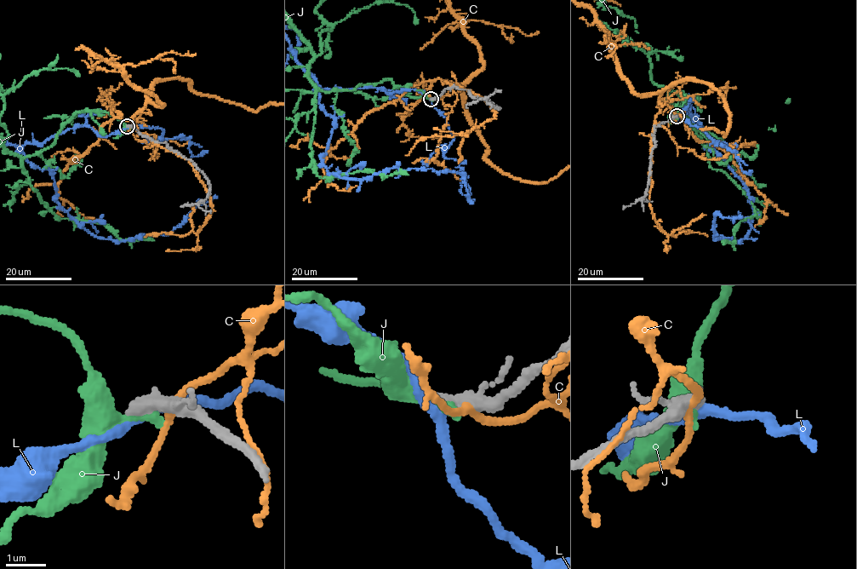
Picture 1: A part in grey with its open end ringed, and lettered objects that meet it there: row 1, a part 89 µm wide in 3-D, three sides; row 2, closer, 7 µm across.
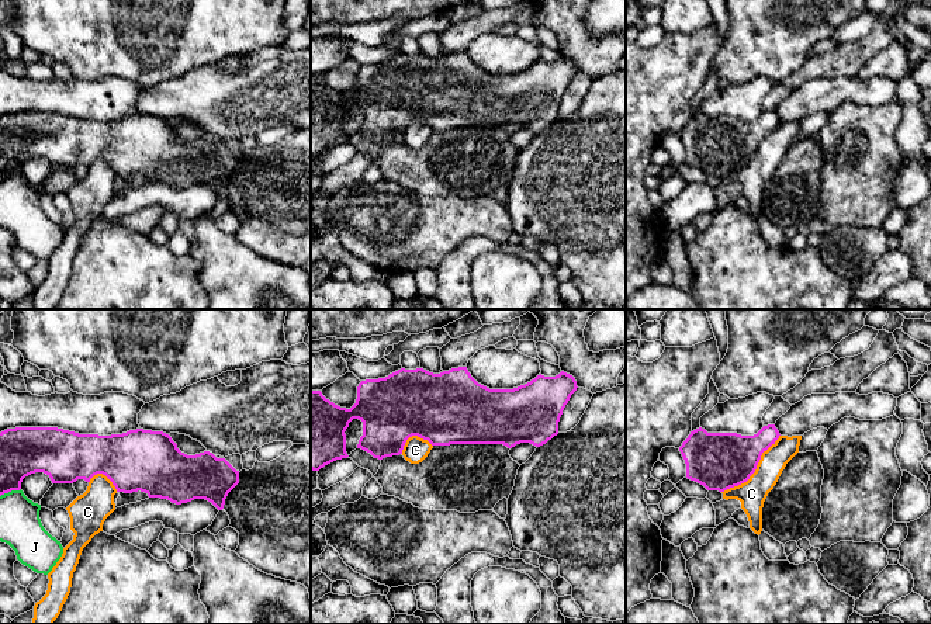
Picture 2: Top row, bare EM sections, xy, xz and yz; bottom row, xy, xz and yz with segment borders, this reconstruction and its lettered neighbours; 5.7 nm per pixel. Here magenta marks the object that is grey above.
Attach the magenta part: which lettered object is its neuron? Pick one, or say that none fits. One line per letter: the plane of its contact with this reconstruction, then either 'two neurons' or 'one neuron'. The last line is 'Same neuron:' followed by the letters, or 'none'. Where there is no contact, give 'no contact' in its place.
C: contact in yz; two neurons
J: contact in xy; two neurons
L: no contact; two neurons
Same neuron: none

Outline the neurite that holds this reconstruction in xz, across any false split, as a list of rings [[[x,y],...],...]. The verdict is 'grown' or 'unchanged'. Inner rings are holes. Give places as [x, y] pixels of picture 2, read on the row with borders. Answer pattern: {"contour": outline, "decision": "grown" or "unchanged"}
{"contour": [[[458,367],[440,374],[401,368],[385,378],[361,381],[350,409],[335,405],[321,391],[311,391],[311,469],[319,471],[349,457],[345,431],[353,419],[363,422],[357,448],[378,460],[402,454],[412,436],[432,446],[503,444],[512,448],[530,443],[540,447],[558,434],[560,417],[577,388],[575,378],[561,371],[556,377],[540,374],[513,389],[489,389],[478,384],[467,367]]], "decision": "unchanged"}

